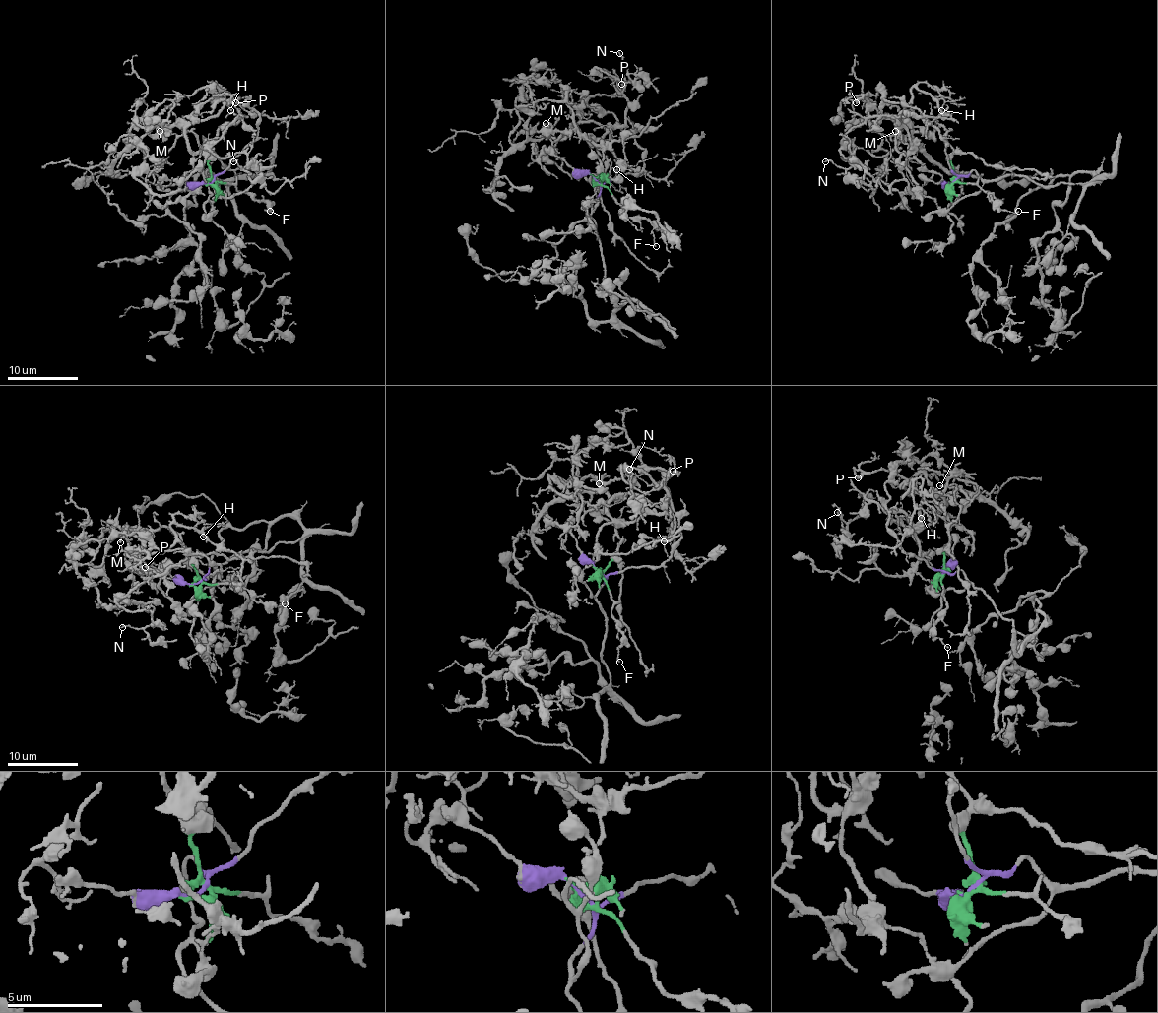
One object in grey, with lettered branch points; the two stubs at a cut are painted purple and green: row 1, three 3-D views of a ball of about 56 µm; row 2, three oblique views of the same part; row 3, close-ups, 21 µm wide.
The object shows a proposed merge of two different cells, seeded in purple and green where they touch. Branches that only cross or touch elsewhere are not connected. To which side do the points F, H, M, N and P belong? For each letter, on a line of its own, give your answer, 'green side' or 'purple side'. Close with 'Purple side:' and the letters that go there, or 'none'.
F: green side
H: green side
M: green side
N: green side
P: green side
Purple side: none

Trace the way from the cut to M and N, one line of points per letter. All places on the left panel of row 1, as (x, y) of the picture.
M: (208, 182), (210, 166), (207, 151), (190, 131), (174, 126), (162, 133), (169, 128), (159, 126), (159, 131)
N: (208, 182), (190, 131), (162, 133), (181, 126), (205, 151), (240, 115), (210, 149), (247, 162), (232, 161)

